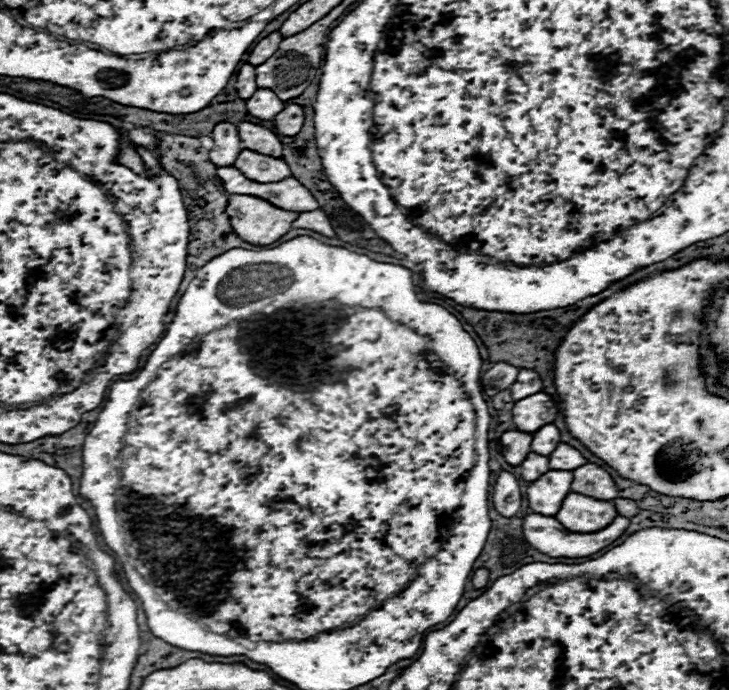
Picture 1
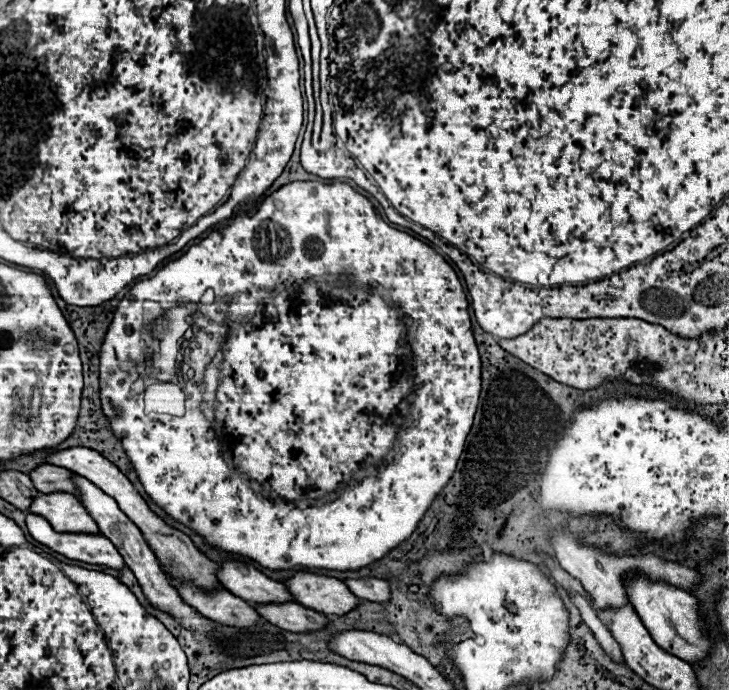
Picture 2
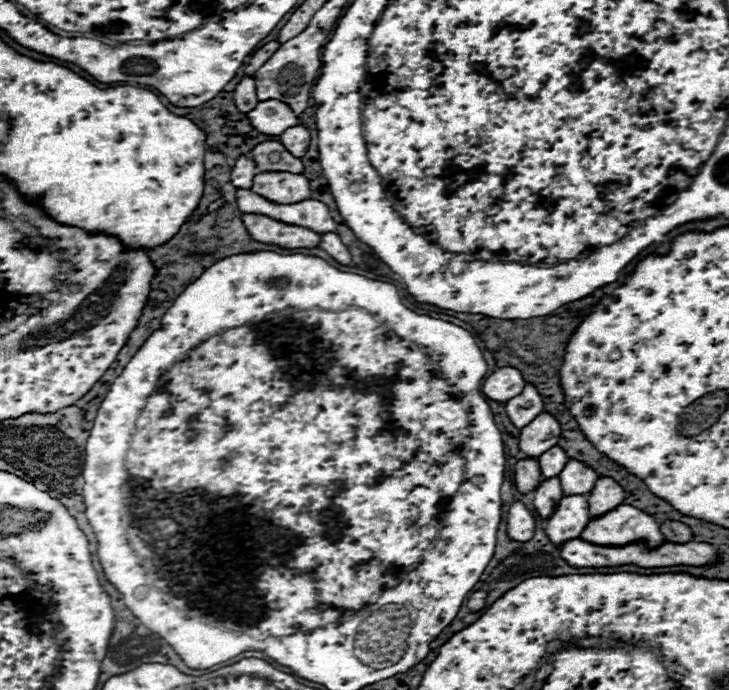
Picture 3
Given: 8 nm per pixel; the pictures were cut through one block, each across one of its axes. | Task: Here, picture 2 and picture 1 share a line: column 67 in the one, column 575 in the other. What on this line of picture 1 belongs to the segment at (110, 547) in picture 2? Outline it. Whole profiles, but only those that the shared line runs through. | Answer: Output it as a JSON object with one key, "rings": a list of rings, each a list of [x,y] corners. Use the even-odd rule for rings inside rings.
{"rings":[[[528,514],[528,516],[524,516],[524,522],[522,522],[522,532],[524,532],[526,542],[530,546],[534,546],[536,550],[540,550],[540,552],[544,552],[548,556],[554,556],[554,558],[560,558],[560,556],[566,556],[566,558],[590,556],[590,554],[606,548],[608,544],[612,544],[616,538],[620,538],[620,534],[626,528],[628,528],[628,518],[624,518],[624,516],[616,516],[616,520],[612,520],[612,524],[608,524],[606,528],[602,528],[598,532],[590,532],[590,534],[570,532],[556,518],[542,516],[542,514]]]}

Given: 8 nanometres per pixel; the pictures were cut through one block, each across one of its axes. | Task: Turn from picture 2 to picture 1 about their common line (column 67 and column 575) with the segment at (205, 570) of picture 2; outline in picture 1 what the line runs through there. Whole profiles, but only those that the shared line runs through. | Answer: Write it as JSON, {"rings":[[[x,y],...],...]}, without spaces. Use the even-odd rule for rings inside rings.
{"rings":[[[558,444],[558,448],[550,454],[548,460],[552,470],[574,470],[586,464],[586,458],[568,444]]]}

